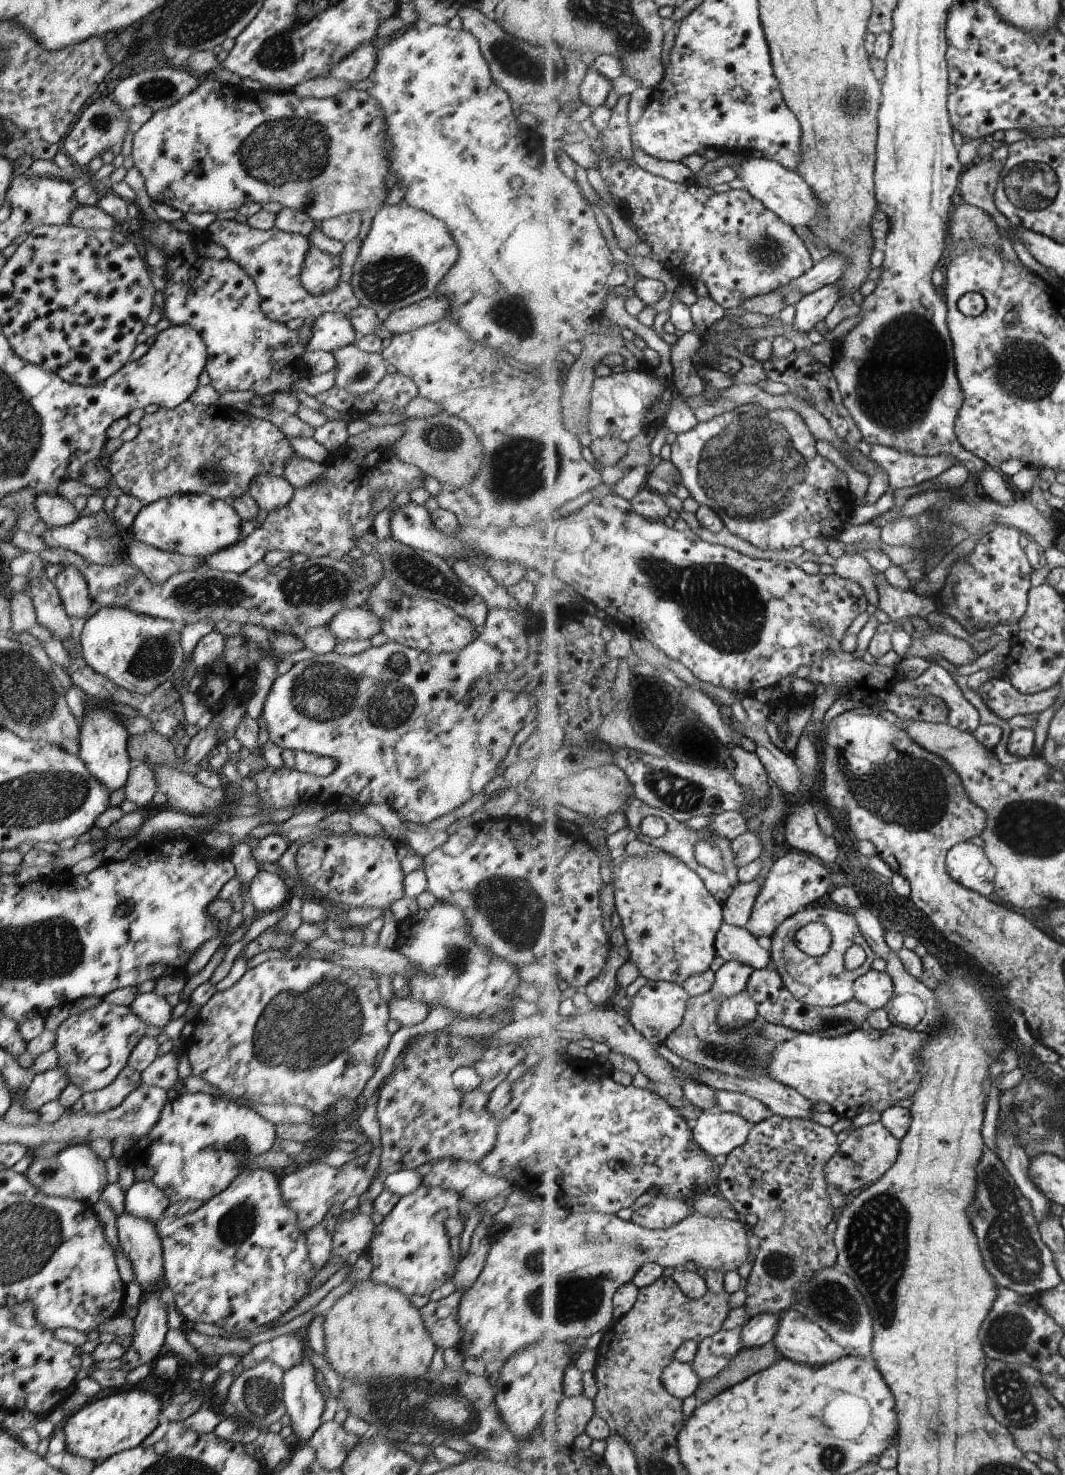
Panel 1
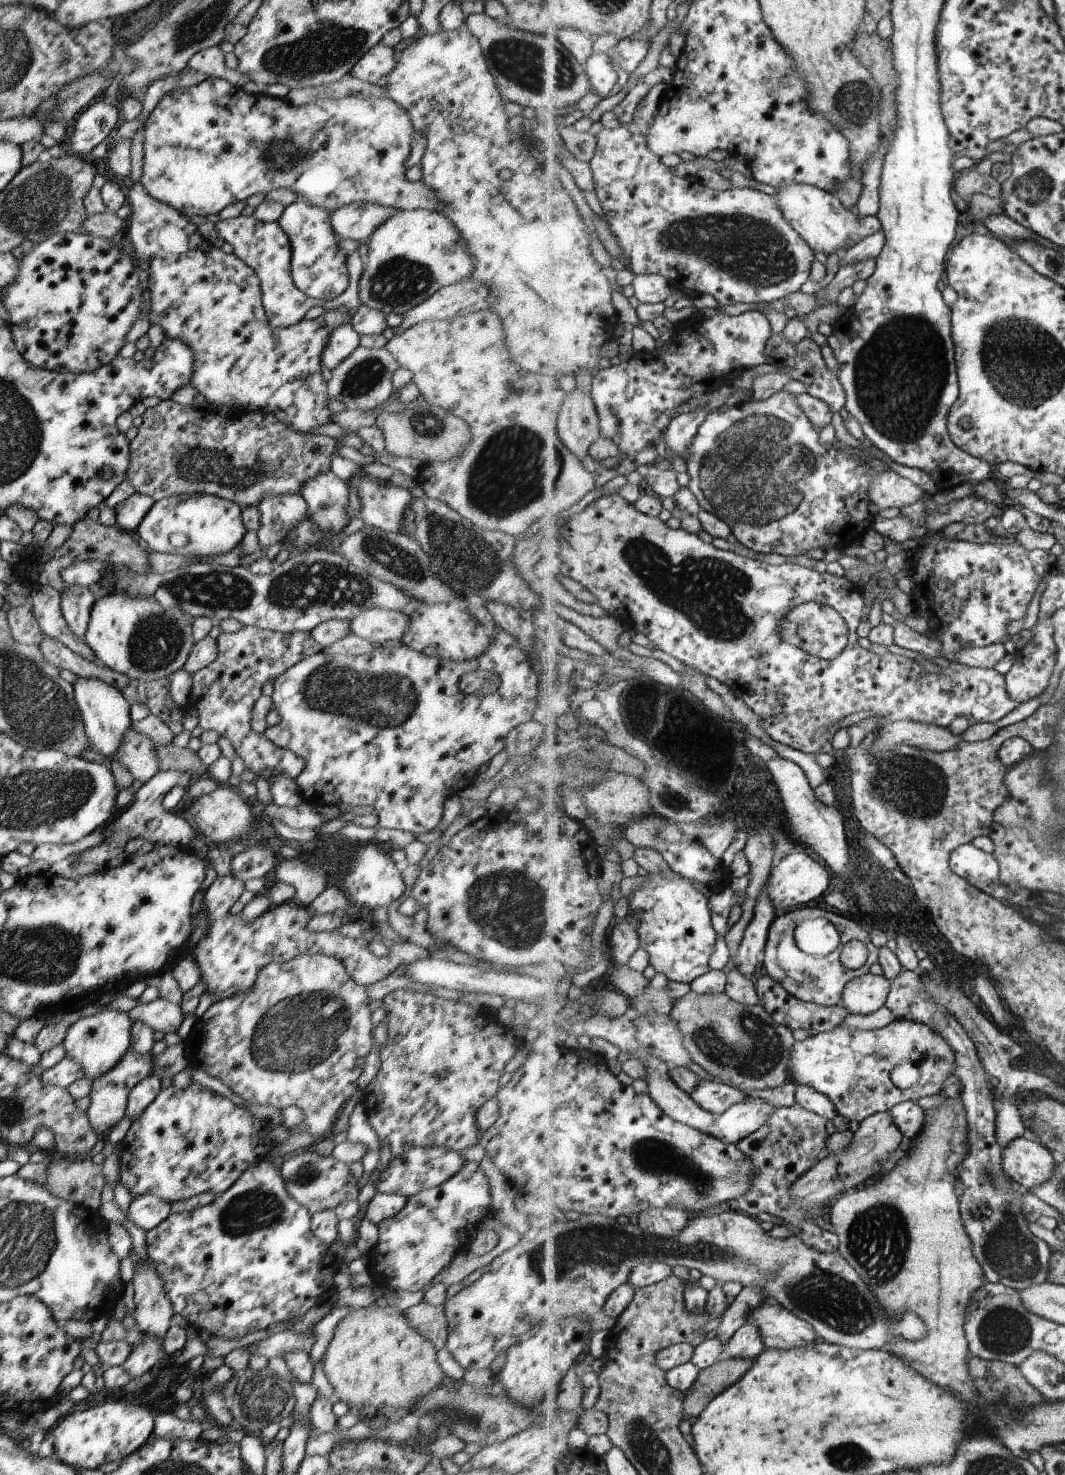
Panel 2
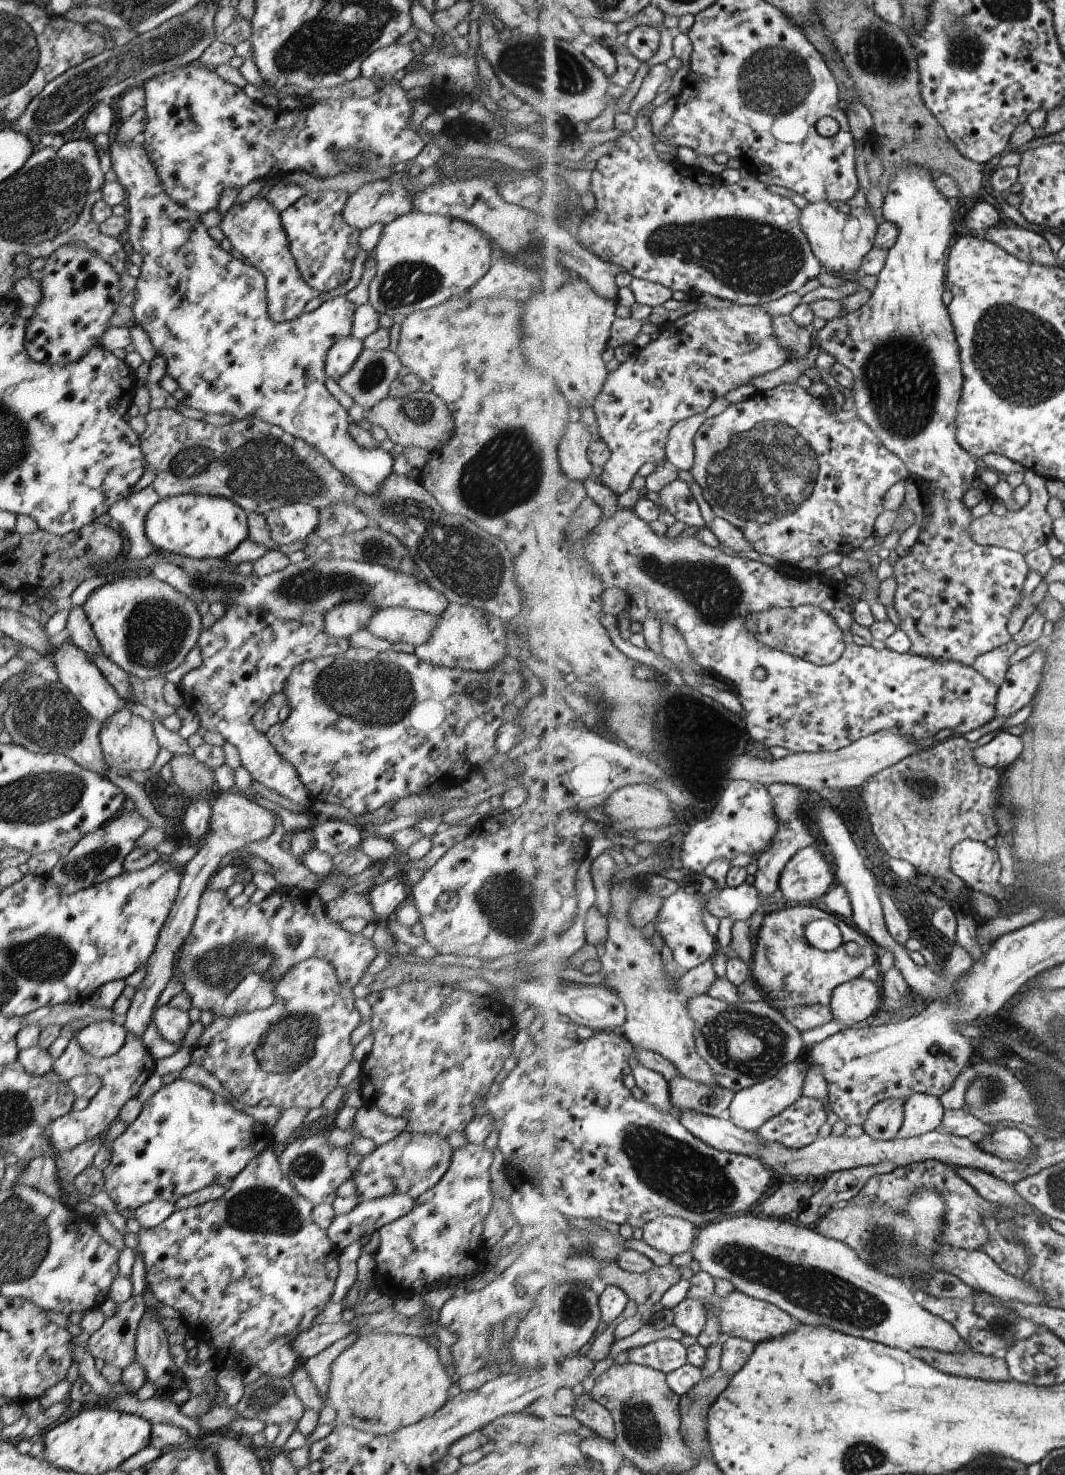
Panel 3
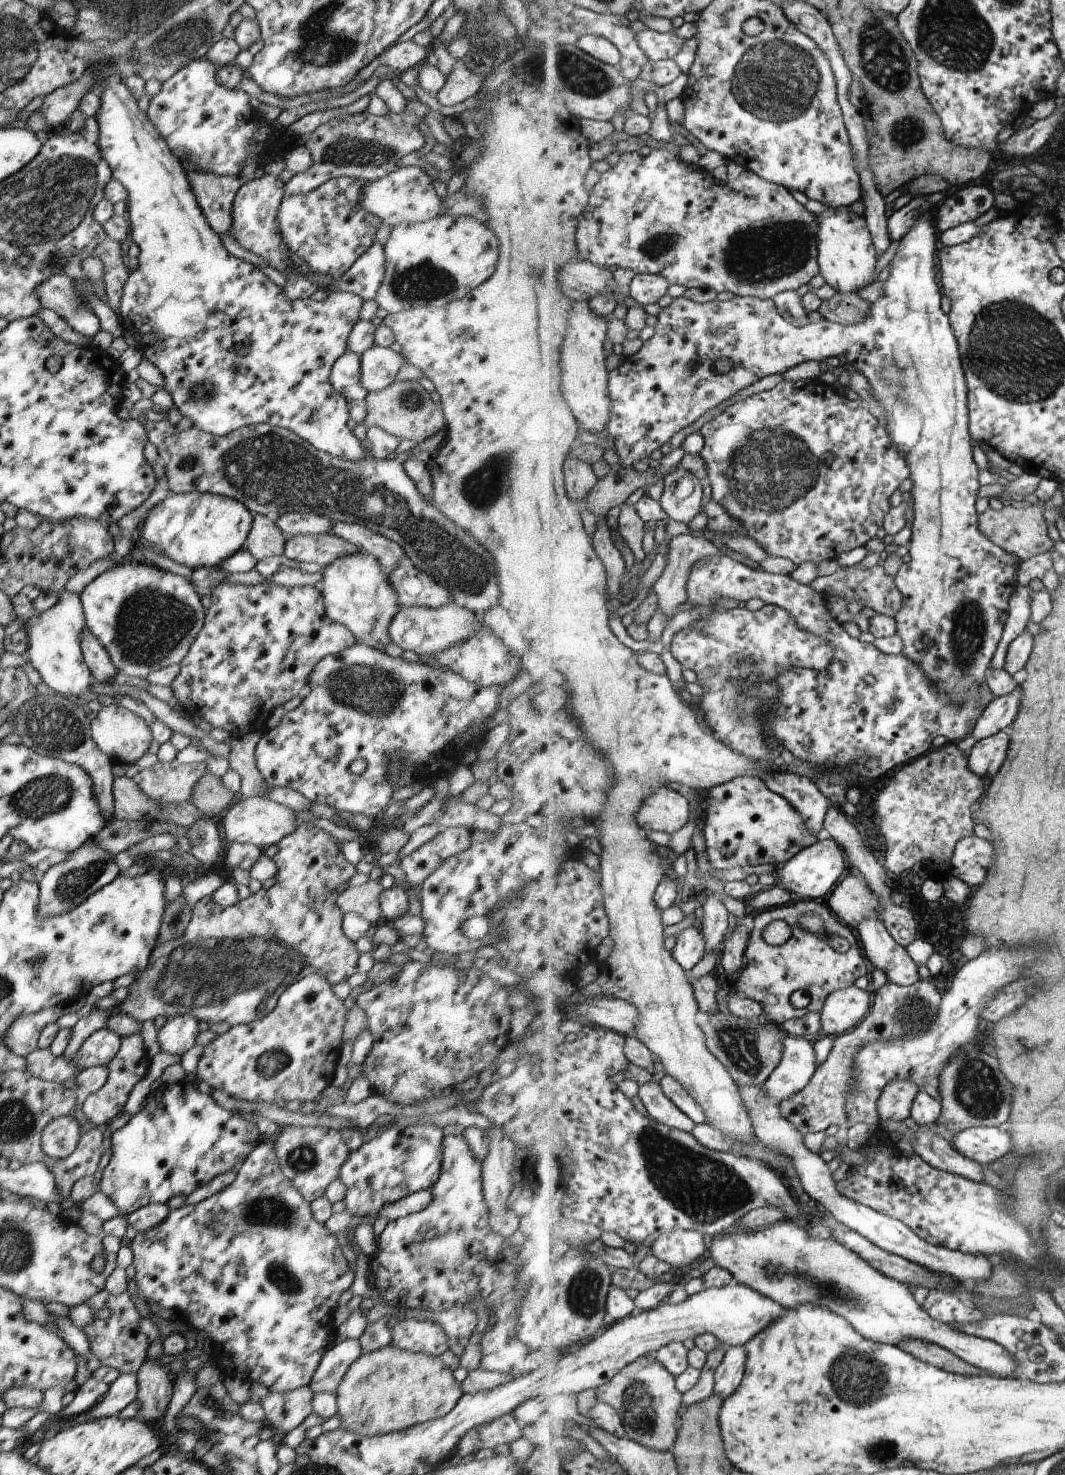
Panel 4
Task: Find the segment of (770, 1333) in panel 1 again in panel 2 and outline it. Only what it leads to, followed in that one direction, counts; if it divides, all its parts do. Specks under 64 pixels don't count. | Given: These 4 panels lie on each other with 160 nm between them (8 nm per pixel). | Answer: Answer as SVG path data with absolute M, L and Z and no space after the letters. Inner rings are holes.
M747 1323L737 1330L733 1338L730 1338L730 1341L726 1344L725 1357L731 1359L756 1358L765 1349L766 1346L759 1327Z

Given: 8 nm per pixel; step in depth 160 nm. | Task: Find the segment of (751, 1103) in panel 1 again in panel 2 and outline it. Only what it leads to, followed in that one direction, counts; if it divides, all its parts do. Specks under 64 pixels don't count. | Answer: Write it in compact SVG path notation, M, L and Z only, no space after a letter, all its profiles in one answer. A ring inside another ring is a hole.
M702 1078L698 1087L690 1092L693 1097L705 1110L712 1112L716 1116L727 1112L732 1105L743 1102L749 1096L740 1088L727 1084L723 1081Z

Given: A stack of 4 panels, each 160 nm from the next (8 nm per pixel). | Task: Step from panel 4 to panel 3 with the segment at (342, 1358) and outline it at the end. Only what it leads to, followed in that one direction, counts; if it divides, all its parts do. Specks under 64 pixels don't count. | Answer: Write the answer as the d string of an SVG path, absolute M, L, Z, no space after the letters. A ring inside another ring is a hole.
M351 1332L351 1334L347 1334L344 1338L333 1342L322 1352L303 1362L303 1367L307 1370L307 1376L311 1378L321 1402L327 1404L326 1398L330 1380L329 1366L331 1366L331 1362L337 1358L337 1354L341 1354L341 1350L345 1350L345 1346L354 1344L358 1337L357 1332Z

